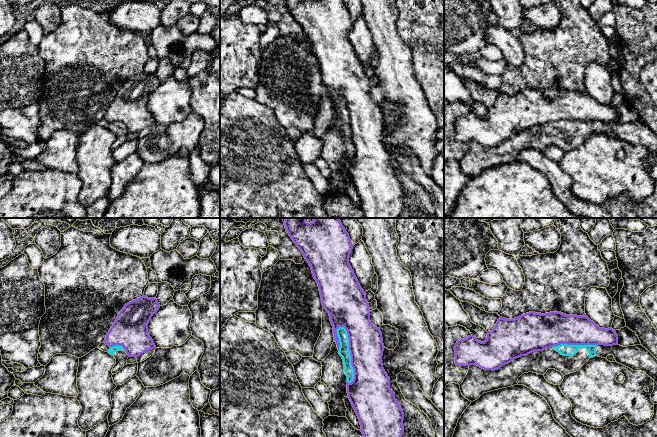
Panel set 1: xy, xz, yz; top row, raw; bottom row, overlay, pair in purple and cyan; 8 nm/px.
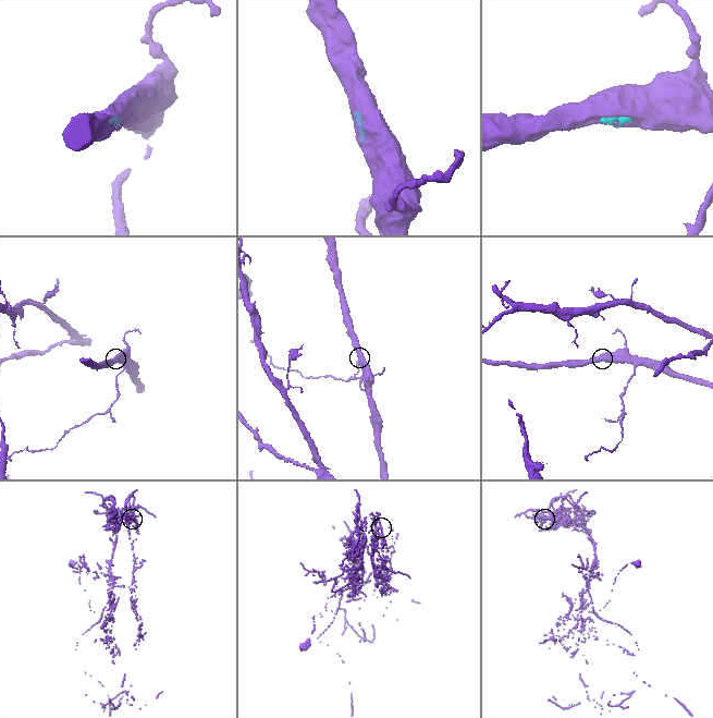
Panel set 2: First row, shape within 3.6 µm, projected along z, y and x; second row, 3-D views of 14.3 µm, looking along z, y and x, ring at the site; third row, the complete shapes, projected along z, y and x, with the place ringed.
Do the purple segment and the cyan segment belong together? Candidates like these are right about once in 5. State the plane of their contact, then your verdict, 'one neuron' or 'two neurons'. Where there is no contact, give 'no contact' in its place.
contact in xz; two neurons

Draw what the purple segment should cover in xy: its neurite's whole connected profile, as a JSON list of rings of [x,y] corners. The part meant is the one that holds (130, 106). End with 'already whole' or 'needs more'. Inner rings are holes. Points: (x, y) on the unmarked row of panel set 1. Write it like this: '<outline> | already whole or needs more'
[[[142,72],[123,83],[106,111],[104,119],[109,123],[122,122],[129,133],[156,124],[148,110],[148,99],[159,86],[156,74]]] | already whole

